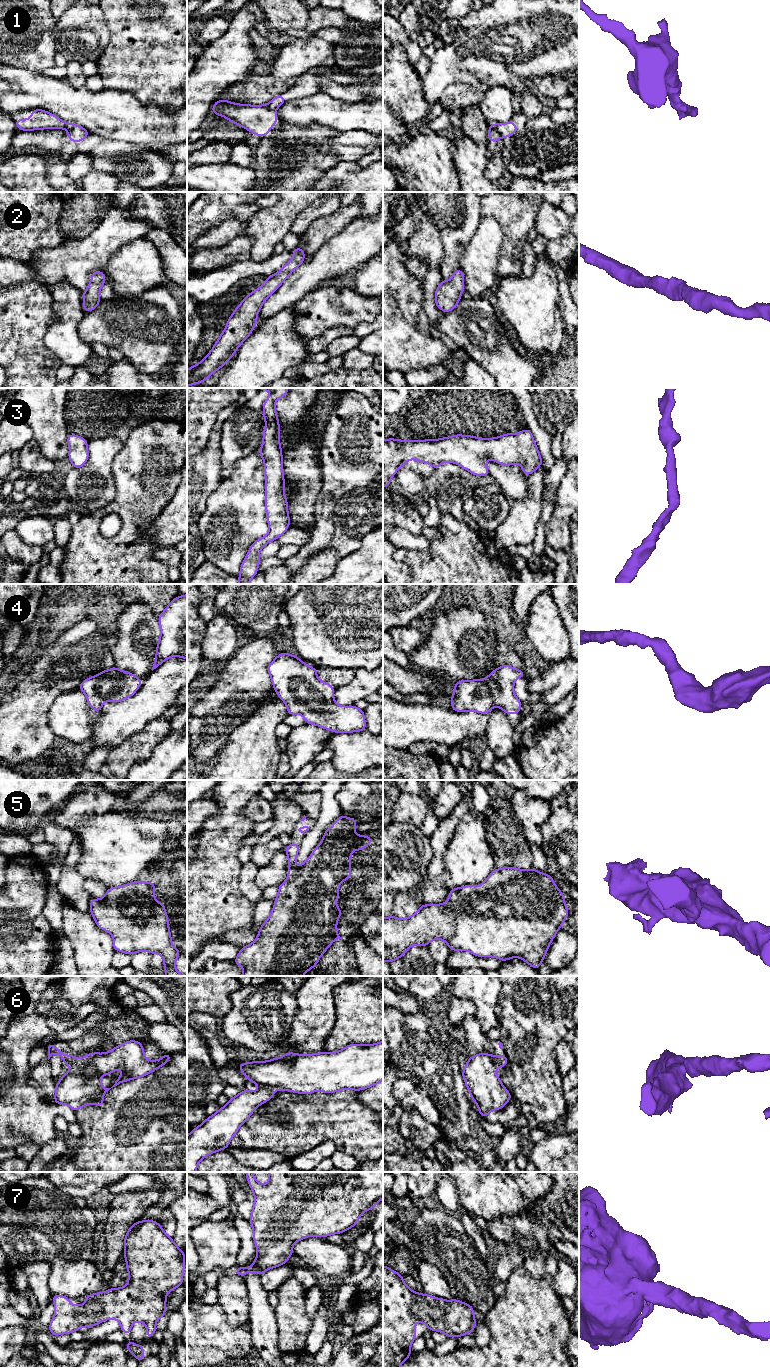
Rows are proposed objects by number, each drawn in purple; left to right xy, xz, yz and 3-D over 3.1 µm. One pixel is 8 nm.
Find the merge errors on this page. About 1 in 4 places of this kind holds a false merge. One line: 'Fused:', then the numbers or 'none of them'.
Fused: 1, 6

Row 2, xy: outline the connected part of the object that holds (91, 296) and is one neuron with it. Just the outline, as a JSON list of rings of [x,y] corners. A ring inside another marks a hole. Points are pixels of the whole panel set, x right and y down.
[[[94,271],[91,274],[91,281],[87,289],[83,292],[83,310],[91,312],[96,309],[100,303],[100,290],[102,285],[106,282],[106,276],[102,271]]]

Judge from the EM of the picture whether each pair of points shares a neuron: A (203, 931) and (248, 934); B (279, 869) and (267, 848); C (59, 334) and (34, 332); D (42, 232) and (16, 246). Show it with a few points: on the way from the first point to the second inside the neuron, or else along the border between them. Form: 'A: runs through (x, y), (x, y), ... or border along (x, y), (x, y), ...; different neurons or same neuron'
A: border along (249, 927), (228, 930), (209, 941); different neurons
B: border along (283, 850), (279, 851), (267, 864), (258, 868); different neurons
C: border along (53, 311), (44, 344), (55, 354); different neurons
D: runs through (36, 232), (29, 233), (22, 240); same neuron

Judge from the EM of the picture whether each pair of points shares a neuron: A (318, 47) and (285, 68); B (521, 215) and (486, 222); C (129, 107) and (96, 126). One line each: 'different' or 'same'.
A: same
B: different
C: same

